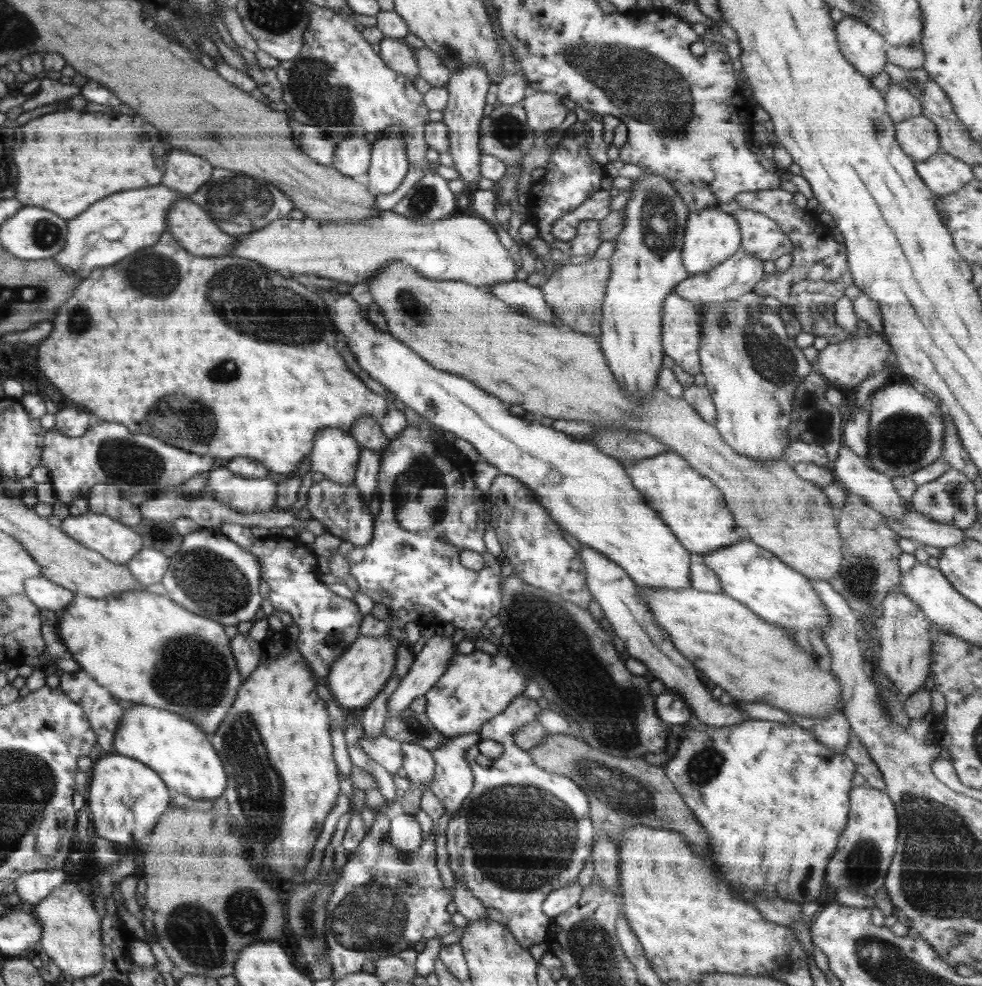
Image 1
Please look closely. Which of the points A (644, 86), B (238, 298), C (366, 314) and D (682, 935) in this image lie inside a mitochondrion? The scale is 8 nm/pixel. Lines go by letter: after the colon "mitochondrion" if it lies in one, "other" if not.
A: mitochondrion
B: mitochondrion
C: other
D: other

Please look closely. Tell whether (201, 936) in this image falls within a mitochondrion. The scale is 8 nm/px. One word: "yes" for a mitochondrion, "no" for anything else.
yes

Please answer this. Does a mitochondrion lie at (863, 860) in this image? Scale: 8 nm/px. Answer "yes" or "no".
yes

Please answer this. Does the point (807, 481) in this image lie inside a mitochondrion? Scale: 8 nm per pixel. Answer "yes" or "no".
no

